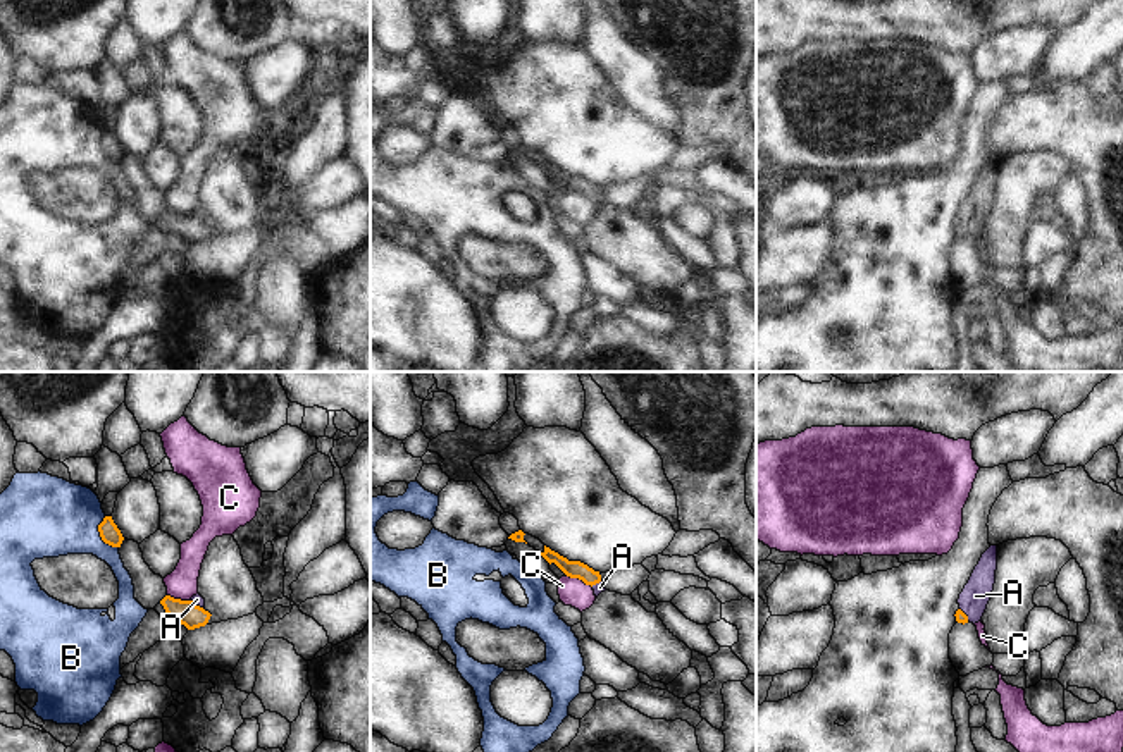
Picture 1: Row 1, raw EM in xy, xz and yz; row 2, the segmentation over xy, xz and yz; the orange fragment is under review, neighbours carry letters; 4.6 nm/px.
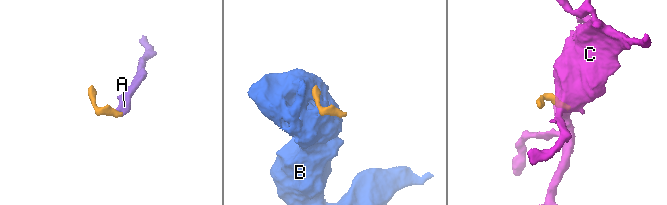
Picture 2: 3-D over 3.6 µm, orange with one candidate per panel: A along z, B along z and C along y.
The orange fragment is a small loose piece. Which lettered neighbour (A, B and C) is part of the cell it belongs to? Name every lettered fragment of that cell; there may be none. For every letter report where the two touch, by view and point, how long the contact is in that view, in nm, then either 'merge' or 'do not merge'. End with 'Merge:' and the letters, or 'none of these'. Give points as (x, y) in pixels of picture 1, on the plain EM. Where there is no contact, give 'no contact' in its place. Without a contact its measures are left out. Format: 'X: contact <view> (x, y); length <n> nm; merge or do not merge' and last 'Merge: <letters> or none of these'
A: contact xy (198, 221); length 80 nm; merge
B: contact xy (100, 150); length 170 nm; do not merge
C: contact xz (579, 193); length 130 nm; do not merge
Merge: A

